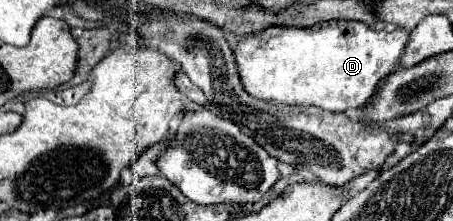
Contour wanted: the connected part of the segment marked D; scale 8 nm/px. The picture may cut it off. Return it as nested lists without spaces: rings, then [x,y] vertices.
[[[333,20],[315,24],[311,28],[269,26],[257,36],[239,40],[237,46],[233,46],[233,54],[237,60],[241,84],[249,96],[283,106],[317,106],[329,112],[345,112],[349,108],[363,106],[373,96],[377,84],[399,66],[407,40],[409,32],[401,28],[373,30],[363,22]]]

